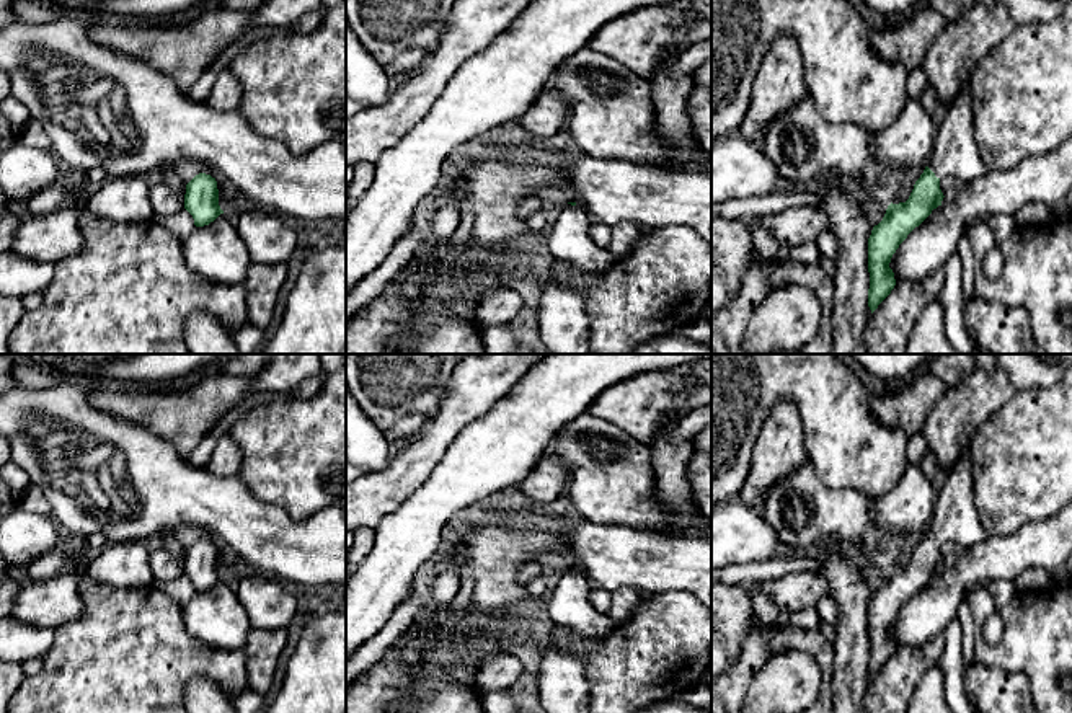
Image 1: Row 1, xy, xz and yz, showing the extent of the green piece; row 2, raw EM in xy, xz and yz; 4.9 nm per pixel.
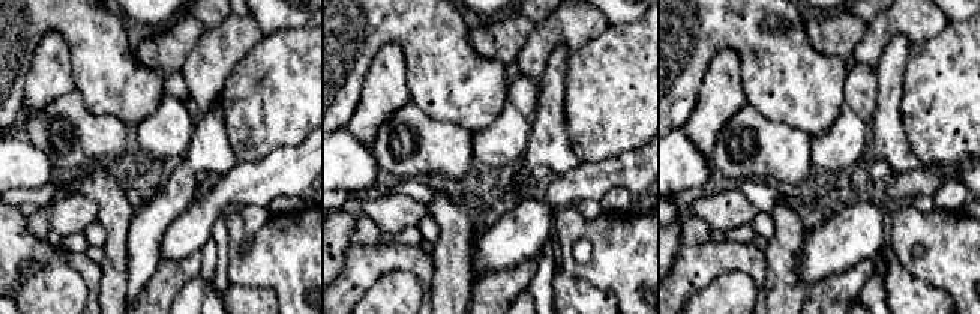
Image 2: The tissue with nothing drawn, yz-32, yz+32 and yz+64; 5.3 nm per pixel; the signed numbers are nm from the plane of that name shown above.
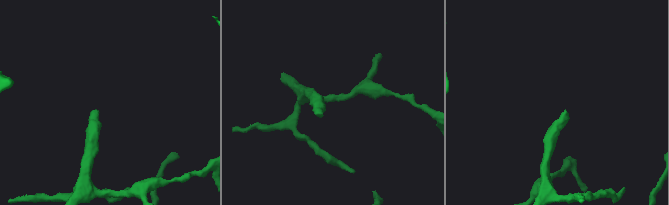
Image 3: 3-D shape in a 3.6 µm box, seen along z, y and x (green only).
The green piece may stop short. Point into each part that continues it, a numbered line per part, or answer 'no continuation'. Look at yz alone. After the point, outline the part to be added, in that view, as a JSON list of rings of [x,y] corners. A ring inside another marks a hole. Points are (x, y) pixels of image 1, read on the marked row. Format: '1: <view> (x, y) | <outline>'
1: yz (955, 154) | [[[971,80],[943,113],[927,166],[937,178],[953,176],[959,186],[972,183],[989,170],[977,147],[971,109]]]

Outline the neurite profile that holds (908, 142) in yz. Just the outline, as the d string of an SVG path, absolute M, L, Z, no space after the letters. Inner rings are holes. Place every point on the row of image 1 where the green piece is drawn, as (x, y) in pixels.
M909 98L899 117L875 135L875 158L881 166L906 171L927 166L937 137L933 117L919 100Z

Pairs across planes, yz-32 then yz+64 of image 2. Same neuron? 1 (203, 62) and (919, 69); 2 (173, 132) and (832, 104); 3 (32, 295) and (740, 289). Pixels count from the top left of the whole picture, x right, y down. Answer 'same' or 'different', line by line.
1: different
2: different
3: same

